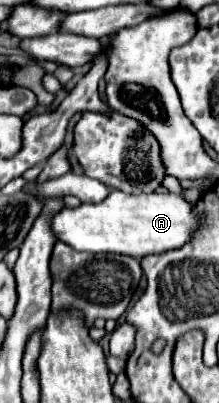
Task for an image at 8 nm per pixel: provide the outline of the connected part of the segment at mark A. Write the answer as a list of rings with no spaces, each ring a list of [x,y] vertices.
[[[118,189],[110,191],[110,195],[100,203],[80,203],[74,209],[62,207],[52,215],[52,231],[56,239],[72,249],[86,253],[120,253],[134,259],[184,245],[198,223],[200,217],[192,215],[192,203],[182,195],[128,195]]]

